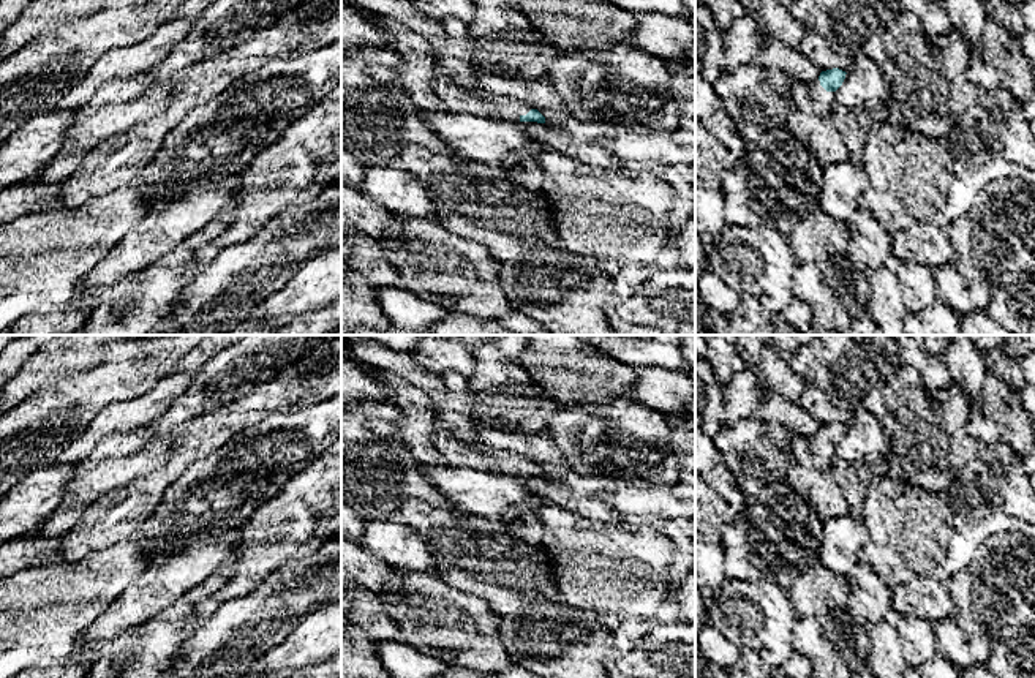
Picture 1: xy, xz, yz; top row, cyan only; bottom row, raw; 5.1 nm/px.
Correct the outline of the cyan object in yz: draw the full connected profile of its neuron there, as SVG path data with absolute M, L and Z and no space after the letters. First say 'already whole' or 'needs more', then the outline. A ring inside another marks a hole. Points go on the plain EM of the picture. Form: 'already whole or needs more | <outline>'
needs more | M839 422L822 425L819 433L809 439L814 466L830 473L831 461L836 458L836 444L845 433L845 425Z

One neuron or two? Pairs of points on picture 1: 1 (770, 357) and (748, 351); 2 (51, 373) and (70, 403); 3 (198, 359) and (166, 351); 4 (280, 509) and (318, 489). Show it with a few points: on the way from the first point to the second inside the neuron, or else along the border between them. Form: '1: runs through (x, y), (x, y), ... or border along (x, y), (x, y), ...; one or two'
1: border along (764, 351), (754, 367); two
2: border along (92, 367), (41, 387), (26, 400); two
3: border along (188, 351), (176, 370); two
4: runs through (289, 506), (302, 493), (308, 492); one

